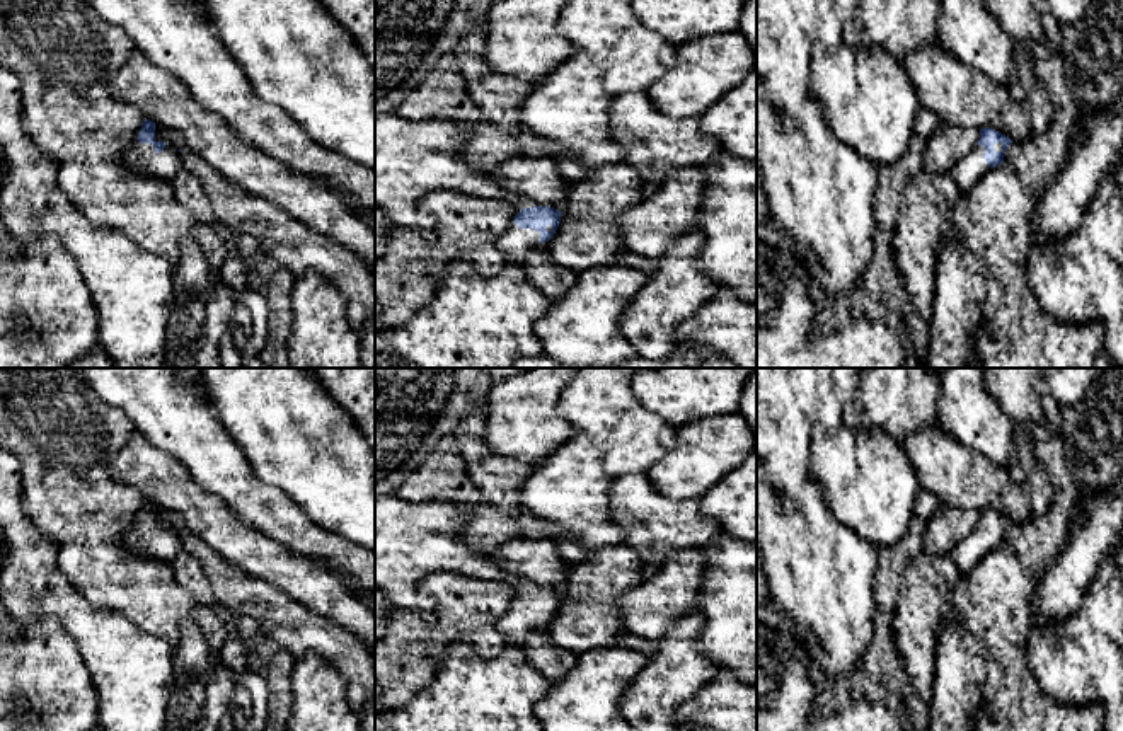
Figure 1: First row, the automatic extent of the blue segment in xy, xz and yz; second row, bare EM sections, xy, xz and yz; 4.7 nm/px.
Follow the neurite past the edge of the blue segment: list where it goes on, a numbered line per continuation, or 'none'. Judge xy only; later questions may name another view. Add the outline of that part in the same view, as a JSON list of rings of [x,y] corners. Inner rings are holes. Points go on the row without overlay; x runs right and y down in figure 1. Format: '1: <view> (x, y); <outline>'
1: xy (143, 541); [[[140,525],[136,530],[130,532],[124,537],[124,547],[133,554],[167,564],[172,564],[177,554],[184,549],[179,530],[165,527],[164,533],[157,535],[150,525]]]

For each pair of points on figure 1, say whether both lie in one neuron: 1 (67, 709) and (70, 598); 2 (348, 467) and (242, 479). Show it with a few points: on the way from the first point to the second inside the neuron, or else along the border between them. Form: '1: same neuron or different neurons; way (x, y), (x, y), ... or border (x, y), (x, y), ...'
1: different neurons; border (29, 627), (53, 617), (89, 672)
2: different neurons; border (236, 443), (242, 450), (251, 471), (292, 500)

